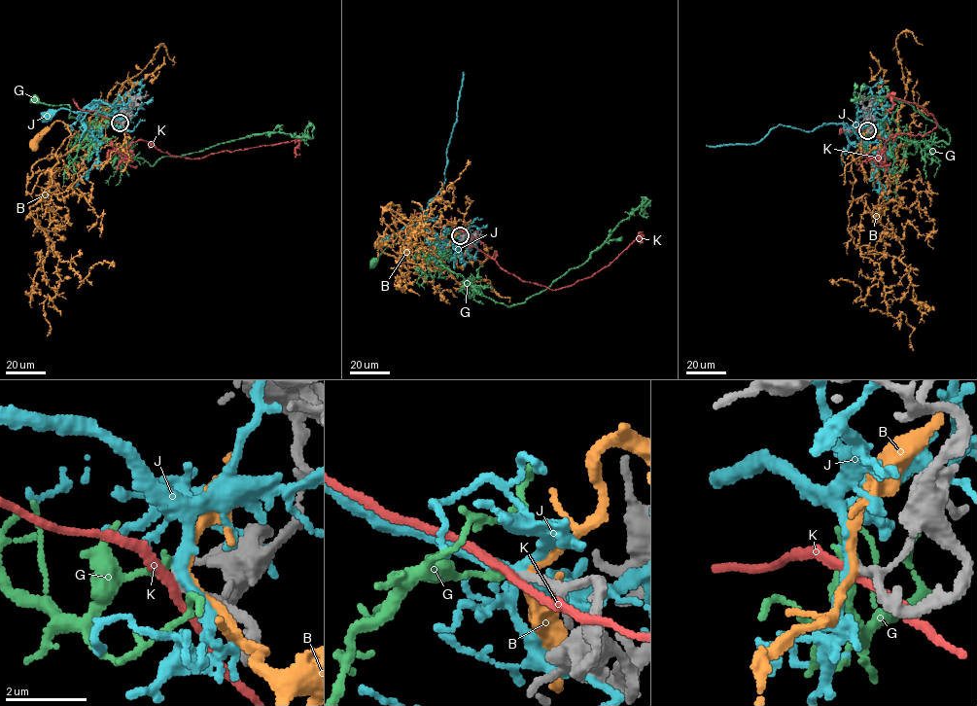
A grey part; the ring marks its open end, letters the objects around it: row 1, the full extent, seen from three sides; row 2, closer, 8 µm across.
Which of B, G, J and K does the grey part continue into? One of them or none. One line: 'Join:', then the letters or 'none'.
Join: none

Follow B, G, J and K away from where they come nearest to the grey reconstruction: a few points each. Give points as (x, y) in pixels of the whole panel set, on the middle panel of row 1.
B: (460, 235), (459, 219), (431, 243), (403, 231), (393, 239), (385, 229), (400, 213), (407, 230), (377, 245)
G: (460, 235), (454, 236), (437, 260), (419, 250), (408, 238), (408, 241), (387, 247), (373, 262)
J: (460, 235), (428, 220), (423, 227), (406, 225), (386, 238)
K: (460, 235), (521, 279), (555, 290), (591, 277), (607, 266), (638, 239), (638, 234), (643, 231)

